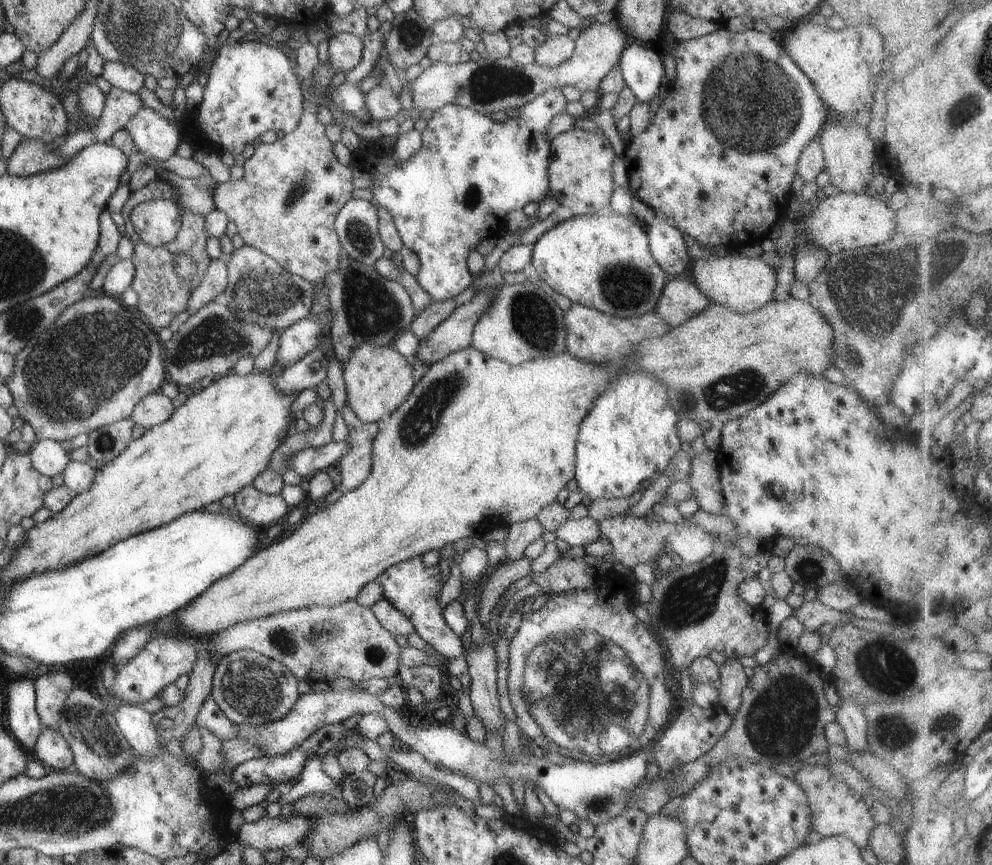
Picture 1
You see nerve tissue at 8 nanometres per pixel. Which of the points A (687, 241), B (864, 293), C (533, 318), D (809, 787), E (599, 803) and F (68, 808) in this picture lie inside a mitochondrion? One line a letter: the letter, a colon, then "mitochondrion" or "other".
A: other
B: mitochondrion
C: mitochondrion
D: other
E: mitochondrion
F: mitochondrion

